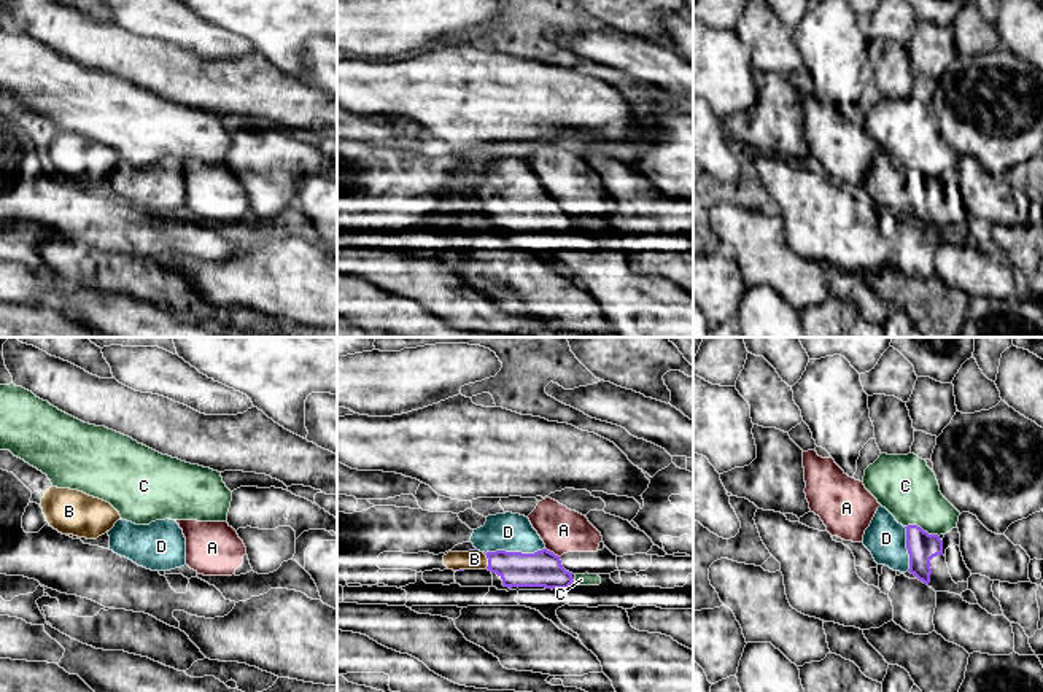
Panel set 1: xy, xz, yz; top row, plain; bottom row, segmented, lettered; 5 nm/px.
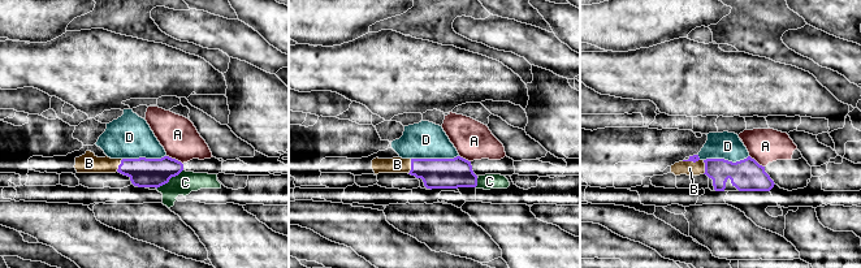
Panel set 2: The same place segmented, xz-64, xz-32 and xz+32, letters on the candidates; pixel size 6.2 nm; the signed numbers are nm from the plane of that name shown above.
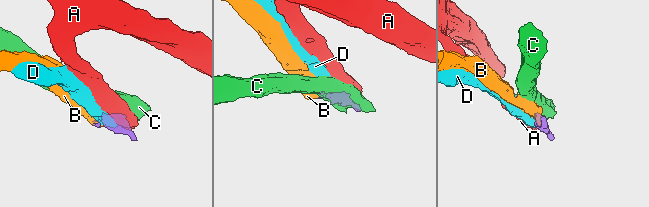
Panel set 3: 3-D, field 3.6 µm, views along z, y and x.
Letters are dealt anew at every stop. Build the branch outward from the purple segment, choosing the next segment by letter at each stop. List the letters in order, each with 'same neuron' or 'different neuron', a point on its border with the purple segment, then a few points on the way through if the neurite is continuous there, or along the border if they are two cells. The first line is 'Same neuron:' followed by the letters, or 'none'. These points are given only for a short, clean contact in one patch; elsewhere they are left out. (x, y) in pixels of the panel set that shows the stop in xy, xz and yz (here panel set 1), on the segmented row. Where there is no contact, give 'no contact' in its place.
Same neuron: D
A: different neuron; contact xz (552, 552); border xz (546, 548), (558, 557)
B: different neuron; contact xz (488, 560); border xz (482, 552), (487, 559), (487, 568)
C: different neuron; contact yz (921, 528); border yz (905, 525), (919, 525), (938, 536)
D: same neuron; contact xz (514, 552); way xz (542, 568), (527, 563), (514, 552), (507, 532)

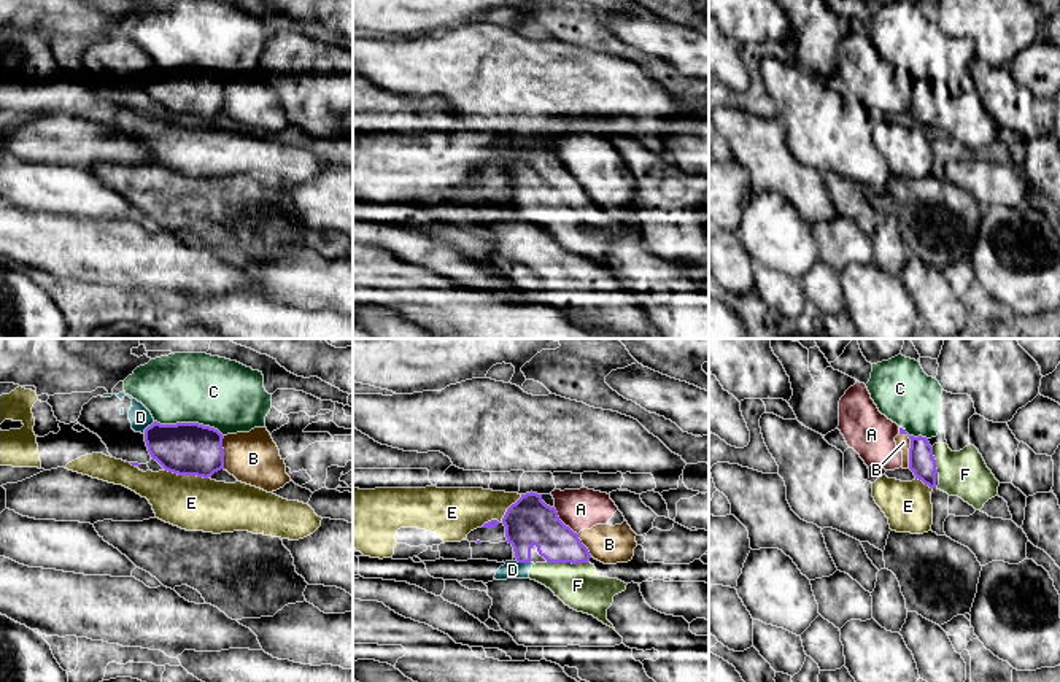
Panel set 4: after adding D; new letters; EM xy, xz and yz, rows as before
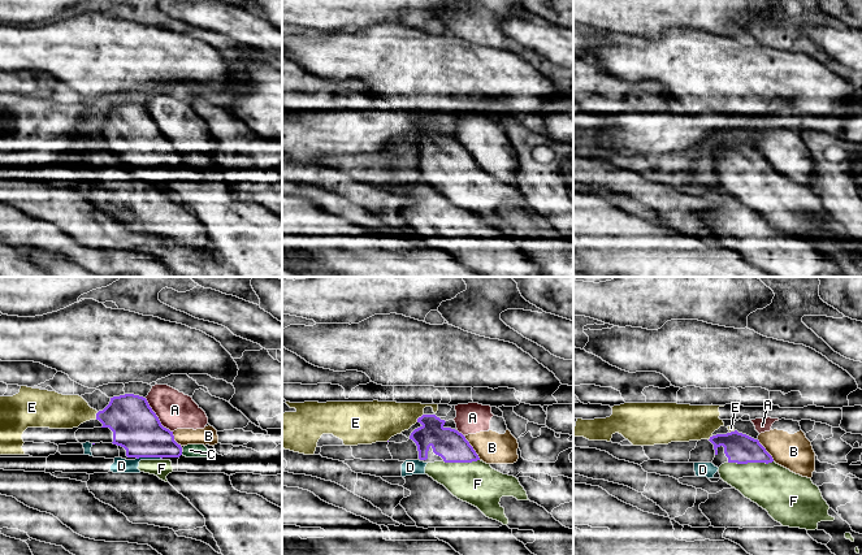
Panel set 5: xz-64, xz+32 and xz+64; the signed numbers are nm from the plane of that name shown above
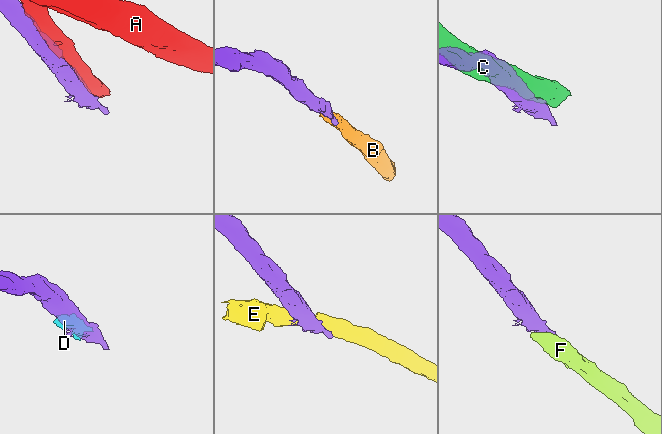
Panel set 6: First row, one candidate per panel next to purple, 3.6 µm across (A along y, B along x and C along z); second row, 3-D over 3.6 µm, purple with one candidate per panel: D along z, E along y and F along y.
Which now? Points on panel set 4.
Same neuron: F
A: different neuron; contact xz (561, 522)
B: different neuron; contact yz (909, 449); border yz (900, 433), (909, 437), (909, 468)
C: different neuron; contact xy (189, 423); border xy (154, 420), (161, 423), (202, 423), (213, 426), (223, 436)
D: different neuron; contact xy (148, 426)
E: different neuron; contact xz (502, 519)
F: same neuron; contact xz (568, 561); way xz (536, 523), (564, 552), (568, 561), (568, 574), (577, 585)

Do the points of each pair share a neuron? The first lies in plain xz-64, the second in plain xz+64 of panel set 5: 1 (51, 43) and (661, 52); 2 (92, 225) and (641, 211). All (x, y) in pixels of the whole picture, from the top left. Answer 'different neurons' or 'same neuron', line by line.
1: same neuron
2: same neuron

